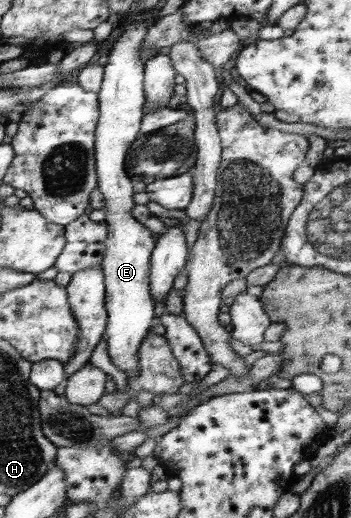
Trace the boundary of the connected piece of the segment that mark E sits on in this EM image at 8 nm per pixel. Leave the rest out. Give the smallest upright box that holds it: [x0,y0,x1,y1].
[95,17,155,375]

